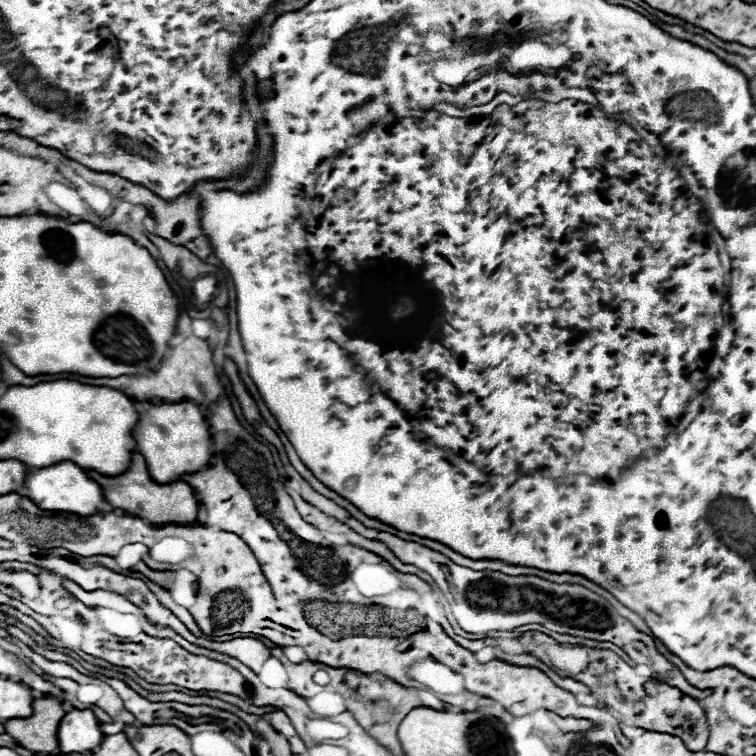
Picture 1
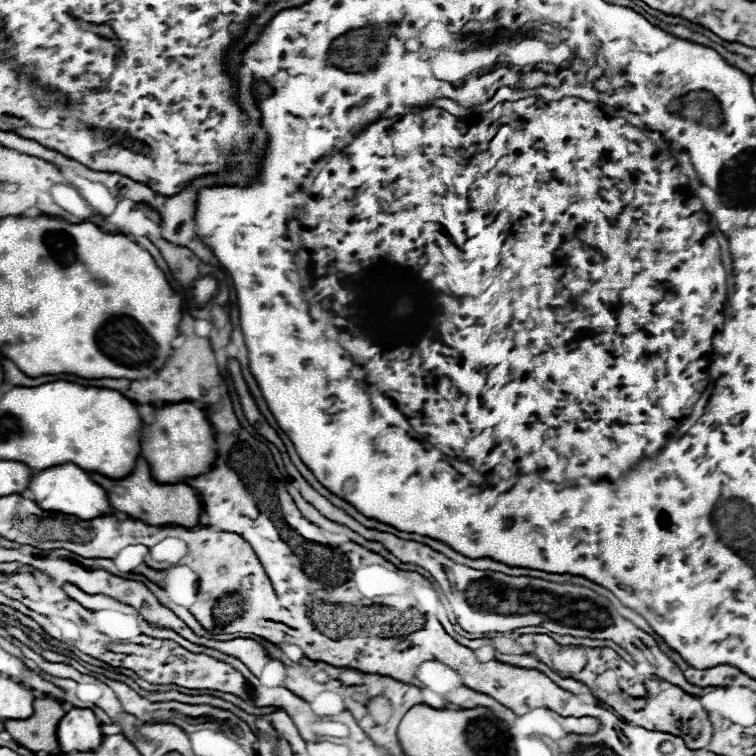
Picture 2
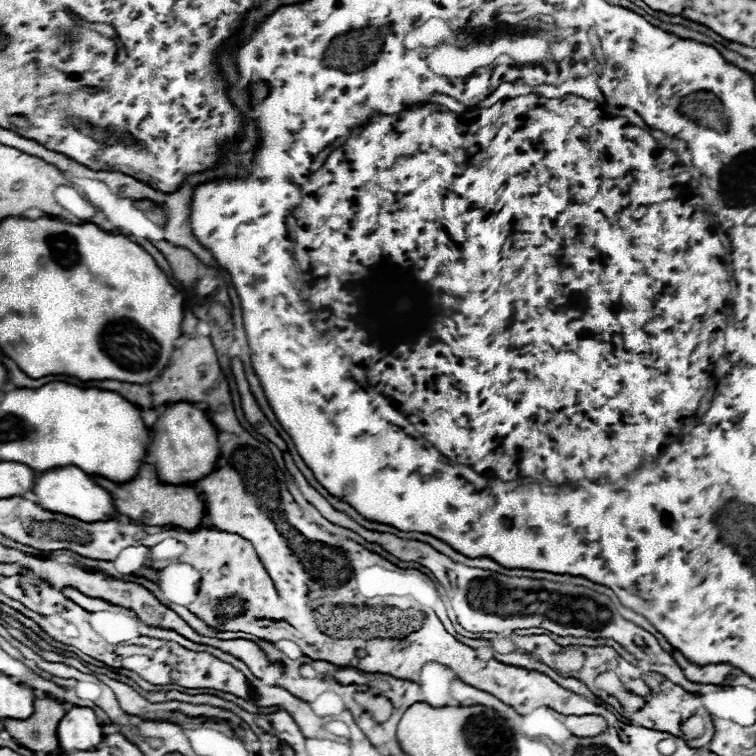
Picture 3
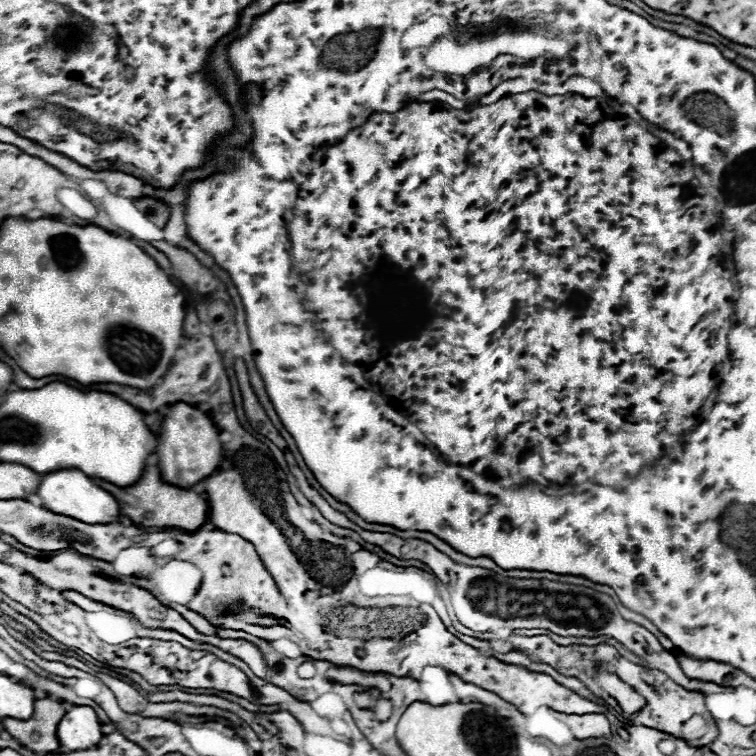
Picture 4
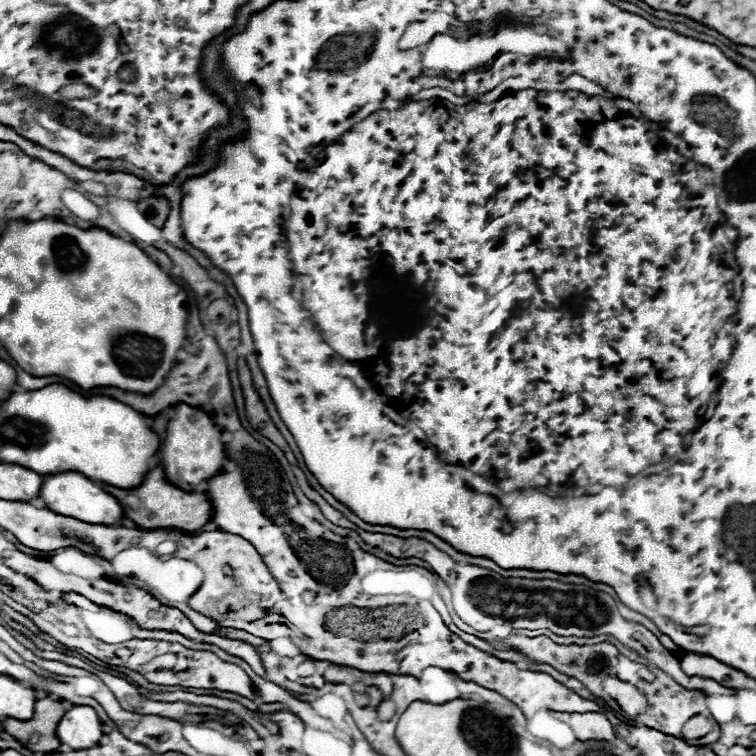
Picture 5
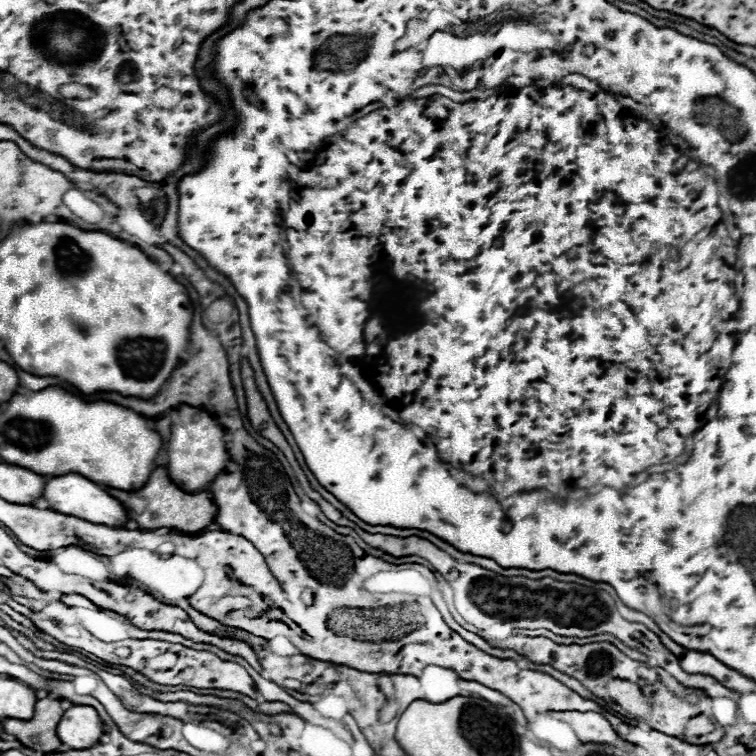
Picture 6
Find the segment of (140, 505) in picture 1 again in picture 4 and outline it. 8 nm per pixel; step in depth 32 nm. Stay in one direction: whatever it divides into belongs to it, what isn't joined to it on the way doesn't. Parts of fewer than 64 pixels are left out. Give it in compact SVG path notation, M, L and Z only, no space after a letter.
M148 466L144 470L142 478L134 486L118 488L106 480L96 480L96 484L100 484L100 488L104 488L106 492L112 492L112 496L116 496L116 502L120 504L120 512L124 516L128 516L136 524L144 524L146 528L176 526L182 530L198 530L210 514L210 508L208 508L204 494L198 494L194 490L184 490L184 488L178 488L174 484L164 482L158 466Z

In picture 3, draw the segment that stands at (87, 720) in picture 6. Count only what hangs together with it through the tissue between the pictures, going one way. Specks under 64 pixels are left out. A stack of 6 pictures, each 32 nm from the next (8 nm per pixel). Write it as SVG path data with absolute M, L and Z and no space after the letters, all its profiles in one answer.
M74 706L58 724L60 748L66 752L72 750L90 750L96 748L102 740L102 724L98 722L92 708Z

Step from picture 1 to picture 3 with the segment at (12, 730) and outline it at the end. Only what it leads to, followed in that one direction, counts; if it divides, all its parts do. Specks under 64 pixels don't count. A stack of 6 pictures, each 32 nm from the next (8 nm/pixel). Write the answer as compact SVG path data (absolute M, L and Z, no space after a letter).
M42 698L34 700L34 714L28 720L8 718L4 720L4 728L16 742L26 746L28 750L54 752L60 746L56 728L64 714L66 712L62 708L62 702L54 698Z

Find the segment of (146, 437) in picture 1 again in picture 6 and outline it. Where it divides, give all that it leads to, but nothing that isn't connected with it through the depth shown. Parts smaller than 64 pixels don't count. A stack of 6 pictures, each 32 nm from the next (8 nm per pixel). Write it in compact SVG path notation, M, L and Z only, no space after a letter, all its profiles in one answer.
M182 406L178 410L180 422L172 426L172 436L168 442L168 474L170 478L186 492L202 492L210 482L220 476L226 470L226 464L230 462L230 454L226 452L224 434L226 430L212 422L212 417L202 408L194 406Z

